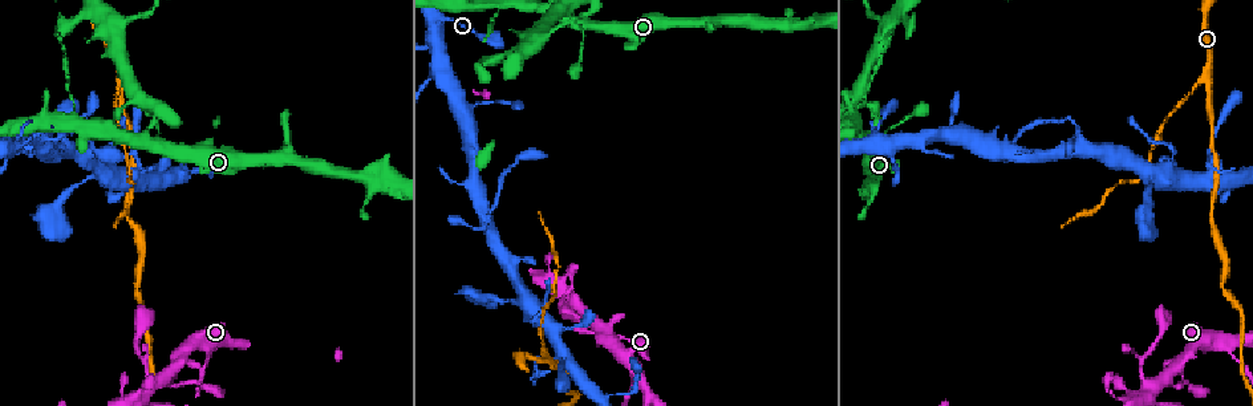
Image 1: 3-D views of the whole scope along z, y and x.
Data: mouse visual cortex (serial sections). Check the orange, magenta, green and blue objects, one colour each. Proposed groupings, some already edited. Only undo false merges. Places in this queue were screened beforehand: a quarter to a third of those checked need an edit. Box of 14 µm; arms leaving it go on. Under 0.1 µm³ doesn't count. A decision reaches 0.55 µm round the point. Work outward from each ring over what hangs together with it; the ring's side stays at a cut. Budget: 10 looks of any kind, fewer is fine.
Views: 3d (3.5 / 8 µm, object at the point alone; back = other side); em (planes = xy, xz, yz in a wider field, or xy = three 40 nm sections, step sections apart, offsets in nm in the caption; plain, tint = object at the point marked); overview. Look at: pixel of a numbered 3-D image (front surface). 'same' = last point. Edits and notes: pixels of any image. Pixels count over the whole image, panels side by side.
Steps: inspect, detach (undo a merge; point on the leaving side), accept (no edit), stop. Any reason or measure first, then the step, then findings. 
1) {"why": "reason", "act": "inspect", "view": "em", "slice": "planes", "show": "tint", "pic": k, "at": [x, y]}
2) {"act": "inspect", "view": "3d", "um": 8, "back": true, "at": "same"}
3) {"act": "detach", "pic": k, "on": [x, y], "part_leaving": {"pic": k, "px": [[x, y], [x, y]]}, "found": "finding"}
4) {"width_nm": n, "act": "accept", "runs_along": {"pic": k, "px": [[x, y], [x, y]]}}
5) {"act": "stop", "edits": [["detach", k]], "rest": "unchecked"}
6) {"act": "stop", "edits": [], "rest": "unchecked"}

{"why": "looks like a crossing", "act": "inspect", "view": "3d", "um": 3.5, "pic": 1, "at": [1155, 383]}

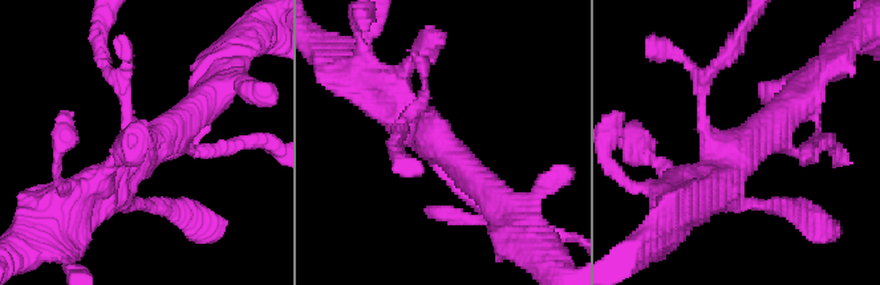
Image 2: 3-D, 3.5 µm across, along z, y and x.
{"arms": 4, "arm_widths_nm": [150, 150, 400, 500], "why": "shape alone is not enough", "act": "inspect", "view": "em", "slice": "xy", "step": 3, "show": "tint", "pic": 2, "at": [733, 149]}

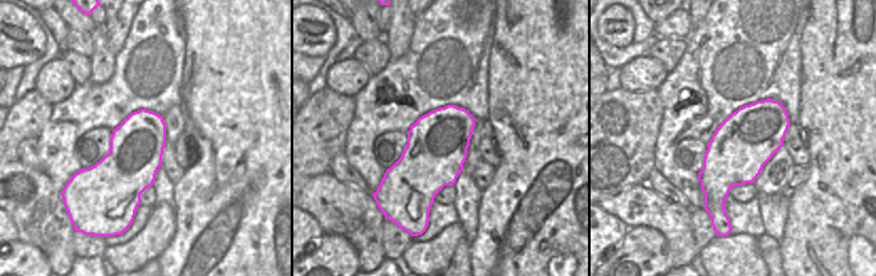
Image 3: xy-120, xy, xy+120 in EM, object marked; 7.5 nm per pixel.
{"act": "accept", "runs_along": {"pic": 2, "px": [[495, 196], [377, 94]]}, "found": "all the same cell"}

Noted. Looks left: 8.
{"why": "sudden change in width", "act": "inspect", "view": "3d", "um": 8, "pic": 1, "at": [140, 327]}

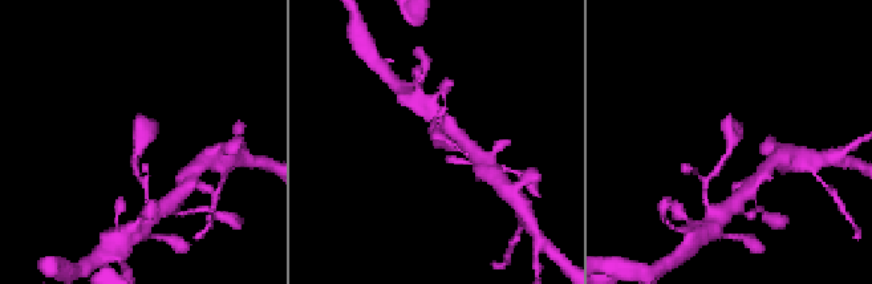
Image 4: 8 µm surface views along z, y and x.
{"why": "now the EM", "act": "inspect", "view": "em", "slice": "xy", "step": 1, "show": "tint", "pic": 4, "at": [731, 145]}

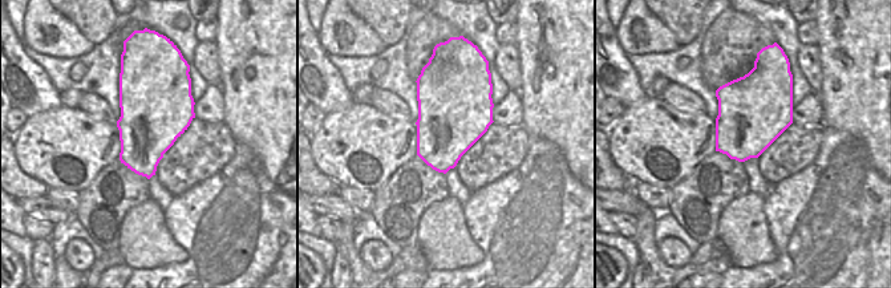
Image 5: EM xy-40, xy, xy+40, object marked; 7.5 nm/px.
{"act": "accept", "found": "continuous, no second cell"}

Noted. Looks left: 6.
{"act": "inspect", "view": "3d", "um": 3.5, "pic": 1, "at": [1208, 77]}

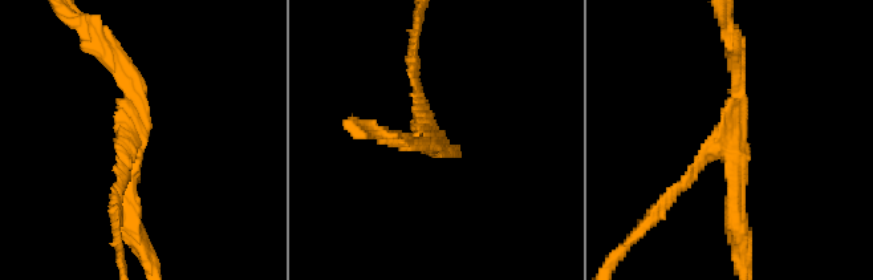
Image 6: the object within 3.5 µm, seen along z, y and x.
{"arms": 3, "arm_widths_nm": [100, 150, 200], "why": "shape alone is not enough", "act": "inspect", "view": "em", "slice": "xy", "step": 5, "show": "tint", "pic": 6, "at": [734, 135]}

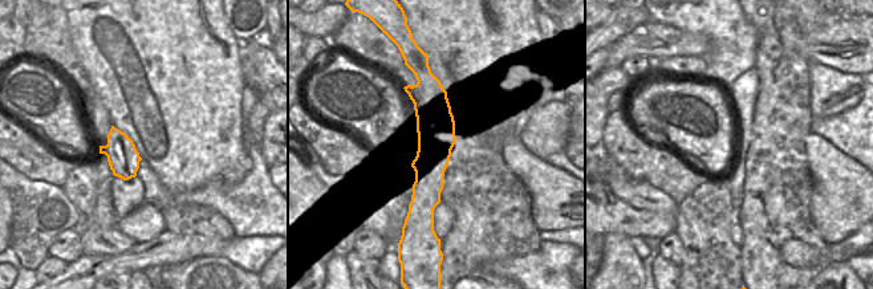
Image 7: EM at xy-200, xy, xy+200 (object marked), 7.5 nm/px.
{"act": "detach", "pic": 6, "on": [671, 191], "part_leaving": {"pic": 6, "px": [[706, 154], [621, 252]]}, "found": "a second cell is stuck on"}

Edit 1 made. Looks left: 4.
{"act": "inspect", "view": "overview"}

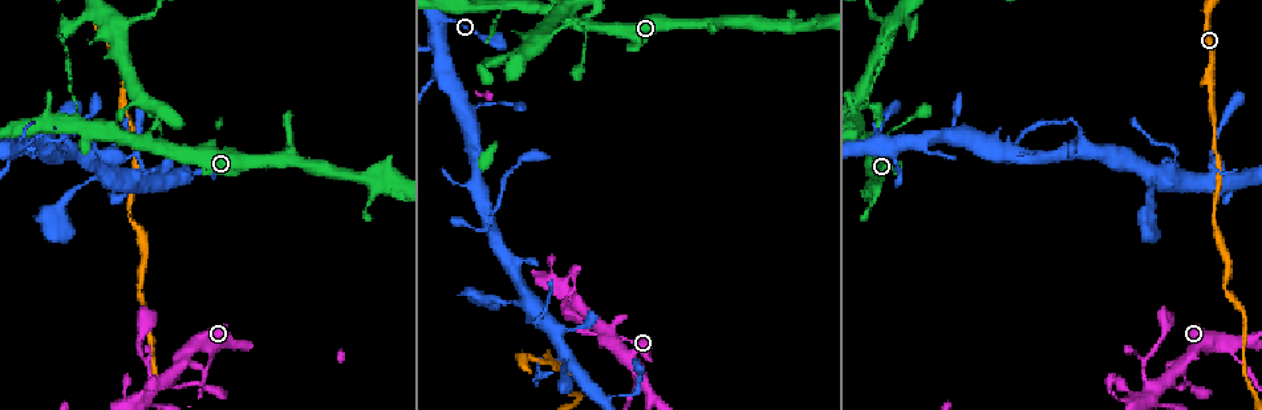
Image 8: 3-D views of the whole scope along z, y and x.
{"why": "four or more arms meet", "act": "inspect", "view": "3d", "um": 3.5, "pic": 8, "at": [572, 15]}

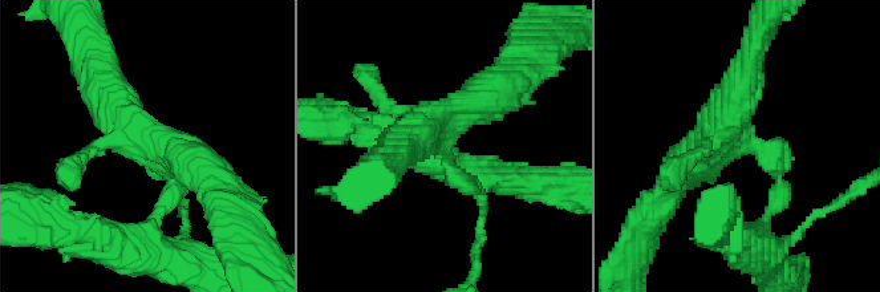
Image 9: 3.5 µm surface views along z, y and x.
{"arms": 4, "arm_widths_nm": [150, 200, 400, 500], "act": "inspect", "view": "em", "slice": "xy", "step": 5, "show": "tint", "pic": 9, "at": [755, 150]}

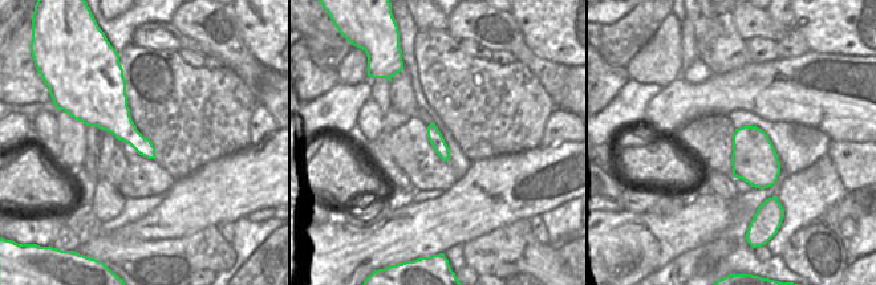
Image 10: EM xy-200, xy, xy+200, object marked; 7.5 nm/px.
{"act": "accept", "runs_along": {"pic": 9, "px": [[157, 217], [173, 175], [108, 82]]}, "found": "continuous, no second cell"}

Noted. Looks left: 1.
{"act": "stop", "edits": [["detach", 6]], "rest": "unchecked"}

